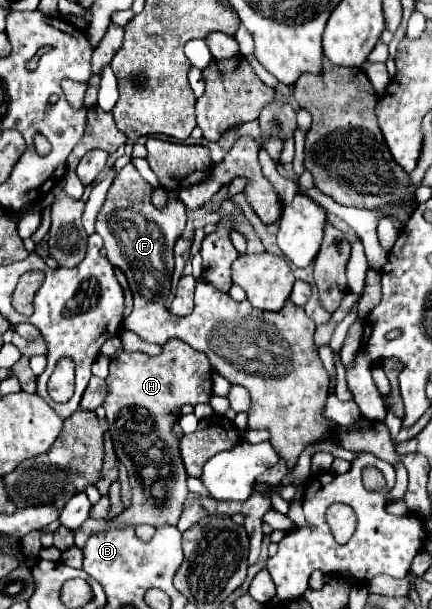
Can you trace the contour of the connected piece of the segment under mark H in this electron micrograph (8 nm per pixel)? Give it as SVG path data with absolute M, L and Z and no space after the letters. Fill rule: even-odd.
M170 339L158 357L150 357L146 353L122 351L118 357L112 359L110 375L106 377L108 395L104 401L104 409L106 409L106 419L110 425L114 451L118 455L118 461L128 469L130 487L132 487L132 503L122 515L118 515L118 519L112 519L114 525L148 523L154 527L162 527L162 525L178 523L184 501L188 497L188 487L186 487L188 473L180 457L180 437L174 433L174 423L180 419L180 409L186 403L192 403L192 405L208 403L212 395L210 371L212 371L212 365L206 359L206 355L192 349L188 343L182 343L180 339Z

